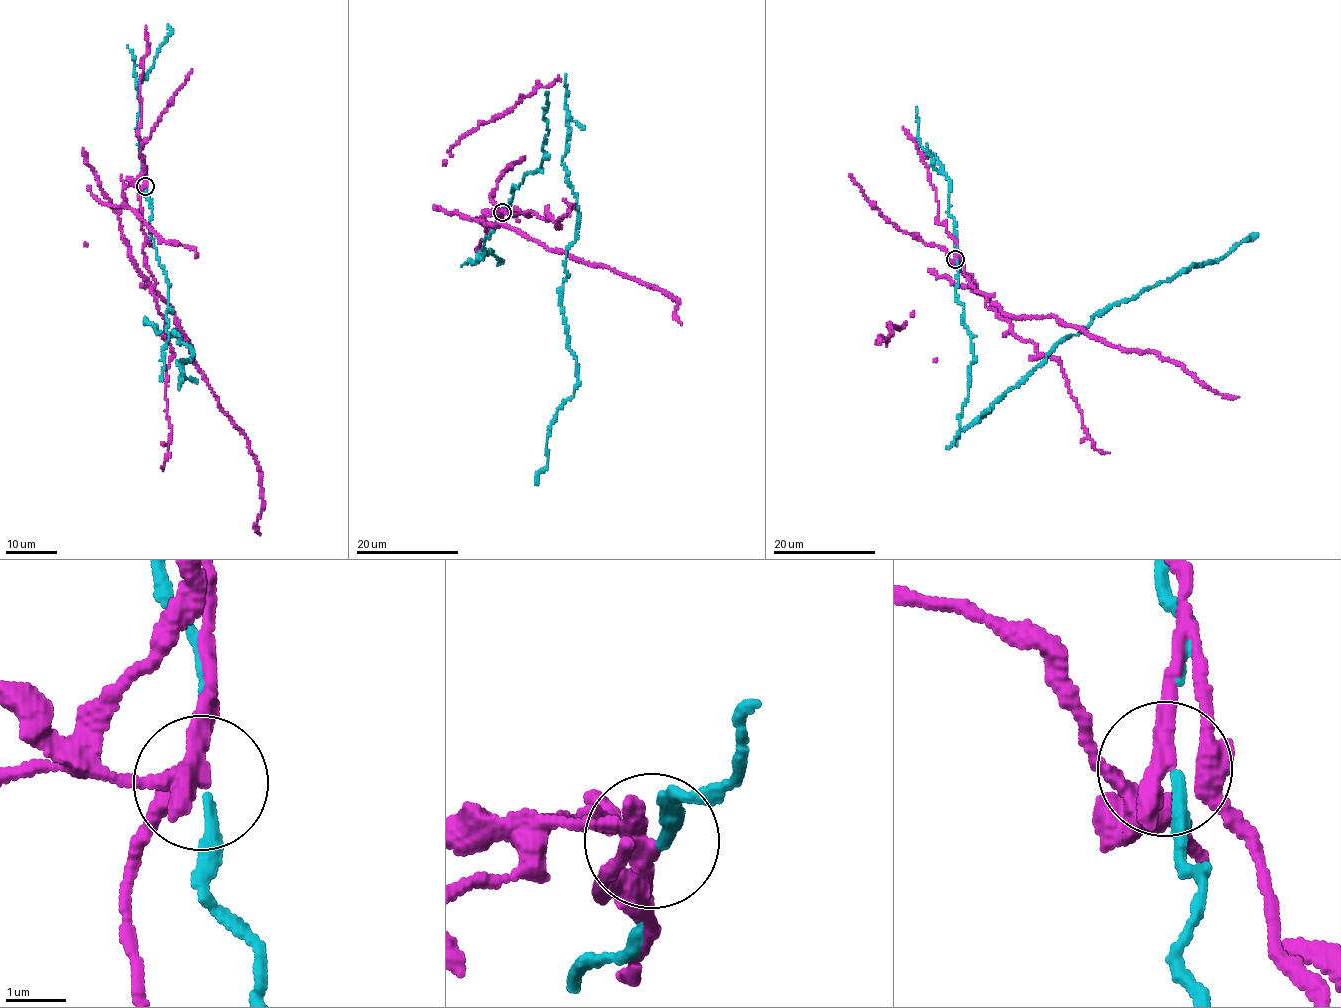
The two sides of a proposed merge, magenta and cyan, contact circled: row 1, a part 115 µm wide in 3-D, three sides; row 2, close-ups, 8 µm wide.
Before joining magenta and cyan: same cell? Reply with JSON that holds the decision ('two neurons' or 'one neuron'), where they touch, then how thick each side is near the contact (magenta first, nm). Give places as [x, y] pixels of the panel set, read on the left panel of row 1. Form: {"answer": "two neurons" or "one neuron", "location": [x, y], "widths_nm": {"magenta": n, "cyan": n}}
{"answer": "two neurons", "location": [145, 186], "widths_nm": {"magenta": 320, "cyan": 190}}

